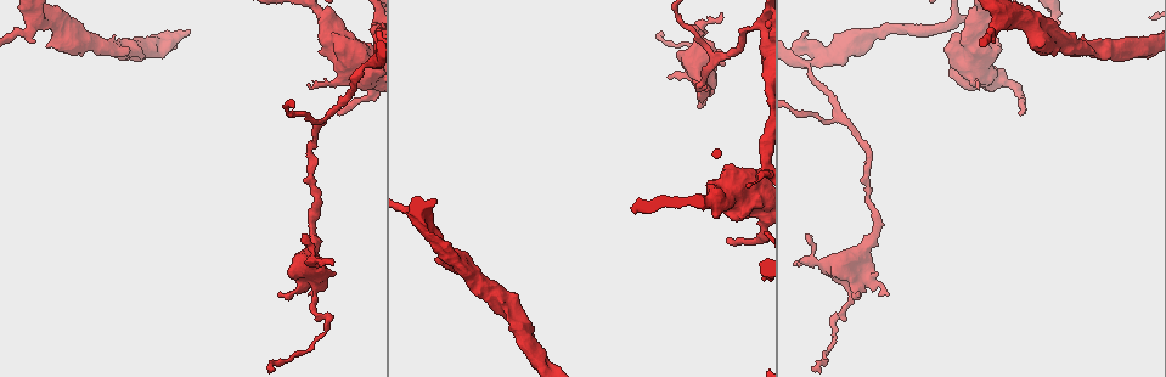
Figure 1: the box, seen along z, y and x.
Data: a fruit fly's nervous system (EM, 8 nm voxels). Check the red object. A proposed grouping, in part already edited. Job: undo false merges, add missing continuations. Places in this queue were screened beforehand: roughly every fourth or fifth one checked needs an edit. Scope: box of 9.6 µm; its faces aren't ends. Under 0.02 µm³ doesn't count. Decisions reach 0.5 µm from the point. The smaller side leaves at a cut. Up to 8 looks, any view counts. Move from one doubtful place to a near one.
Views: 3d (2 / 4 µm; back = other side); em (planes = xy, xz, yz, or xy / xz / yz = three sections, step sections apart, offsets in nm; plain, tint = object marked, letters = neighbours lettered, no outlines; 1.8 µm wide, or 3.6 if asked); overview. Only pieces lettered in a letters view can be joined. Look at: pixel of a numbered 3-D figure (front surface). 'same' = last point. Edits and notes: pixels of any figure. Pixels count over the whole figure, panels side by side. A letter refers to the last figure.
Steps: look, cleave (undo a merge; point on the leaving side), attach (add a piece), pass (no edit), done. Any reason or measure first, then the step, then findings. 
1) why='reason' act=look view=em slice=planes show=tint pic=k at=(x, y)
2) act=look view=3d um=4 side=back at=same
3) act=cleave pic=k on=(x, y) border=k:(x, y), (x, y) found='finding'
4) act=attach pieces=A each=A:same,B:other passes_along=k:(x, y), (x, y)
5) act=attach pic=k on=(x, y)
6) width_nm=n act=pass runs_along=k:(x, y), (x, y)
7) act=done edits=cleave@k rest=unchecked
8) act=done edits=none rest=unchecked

why='branch point' act=look view=3d um=2 pic=1 at=(757, 27)

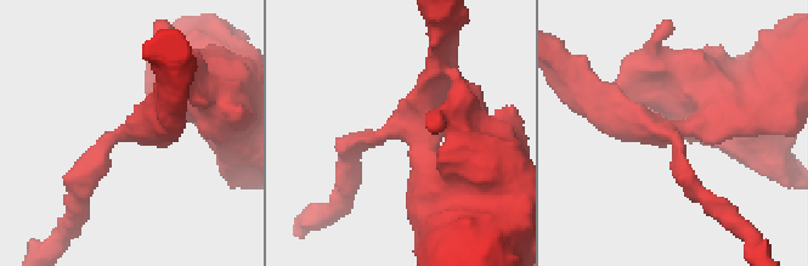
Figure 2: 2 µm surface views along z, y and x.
arms=3 arm_widths_nm=170,180,380 act=look view=em slice=planes show=tint pic=2 at=(662, 127)

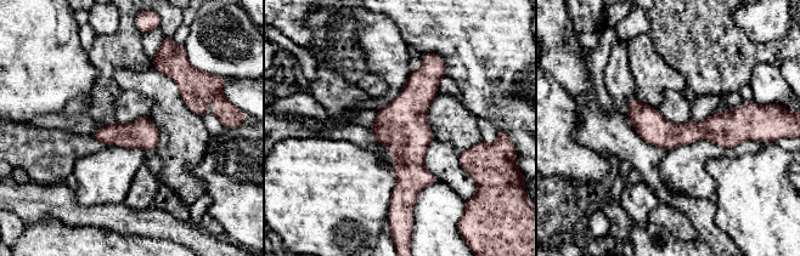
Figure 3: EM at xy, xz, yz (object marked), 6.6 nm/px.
why='what lies round it' act=look view=em slice=planes show=letters at=same

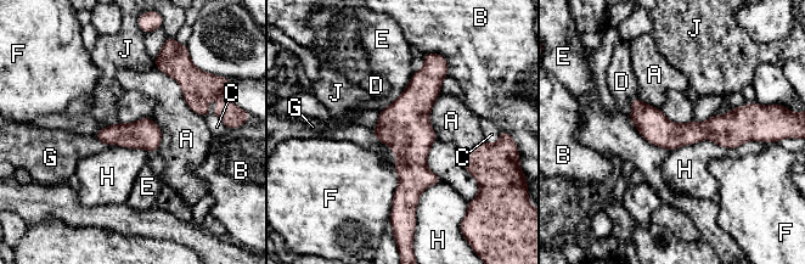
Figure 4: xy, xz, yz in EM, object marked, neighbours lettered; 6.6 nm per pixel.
longest_contact=H:600nm act=pass each=A:other,B:other,C:other,D:other,E:other,F:other,G:other,H:other,J:other runs_along=4:(428, 61), (397, 202) found='all the same neuron'

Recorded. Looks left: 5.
why='tapers out' act=look view=3d um=4 pic=1 at=(979, 88)

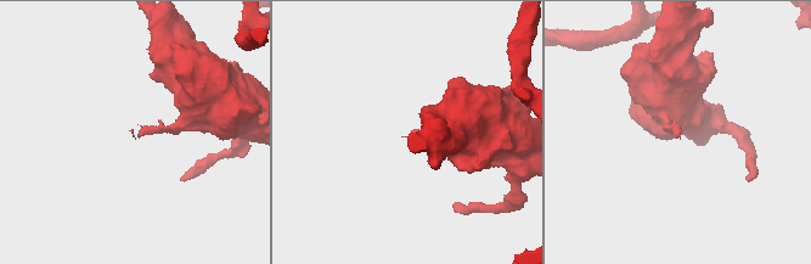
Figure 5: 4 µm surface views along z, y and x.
act=look view=em slice=planes show=letters pic=5 at=(677, 135)

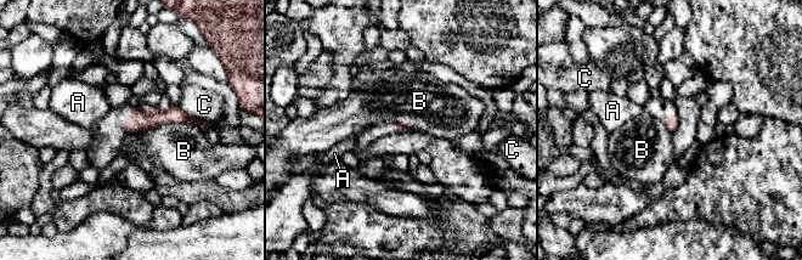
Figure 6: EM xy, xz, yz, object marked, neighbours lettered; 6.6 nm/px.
longest_contact=B:320nm act=pass each=A:other,B:other,C:other found='none of them fits'

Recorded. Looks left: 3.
why='abrupt turn' act=look view=3d um=2 pic=1 at=(325, 122)

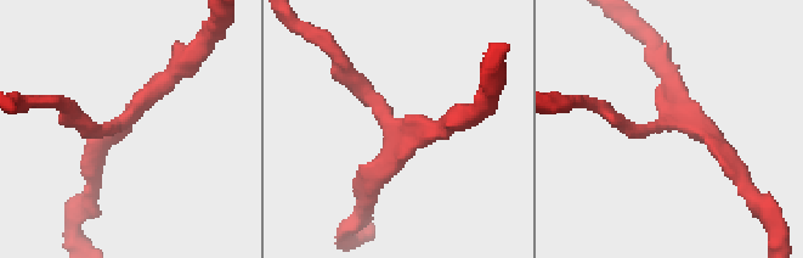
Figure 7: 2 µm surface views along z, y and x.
arms=3 act=look view=em slice=xy step=16 show=tint pic=7 at=(391, 151)

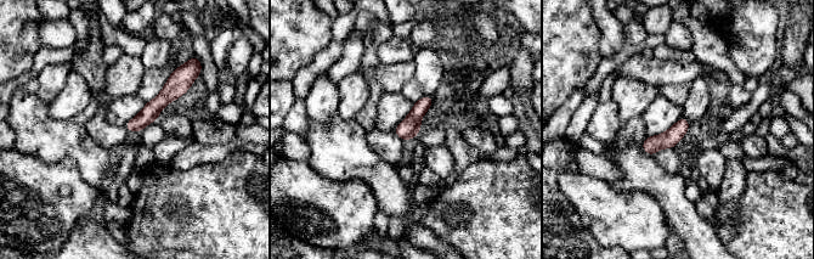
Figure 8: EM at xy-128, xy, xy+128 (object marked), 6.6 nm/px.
act=look view=em slice=planes show=letters at=same

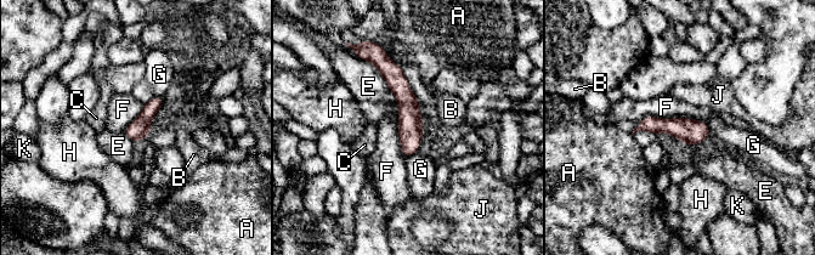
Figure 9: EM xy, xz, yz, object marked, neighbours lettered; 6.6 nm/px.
width_nm=140 act=pass each=A:other,B:other,C:other,E:other,F:other,G:other,H:other,J:other,K:other runs_along=9:(383, 60), (408, 105), (408, 152) found='one neuron here'

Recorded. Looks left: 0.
act=done edits=none rest=unchecked

